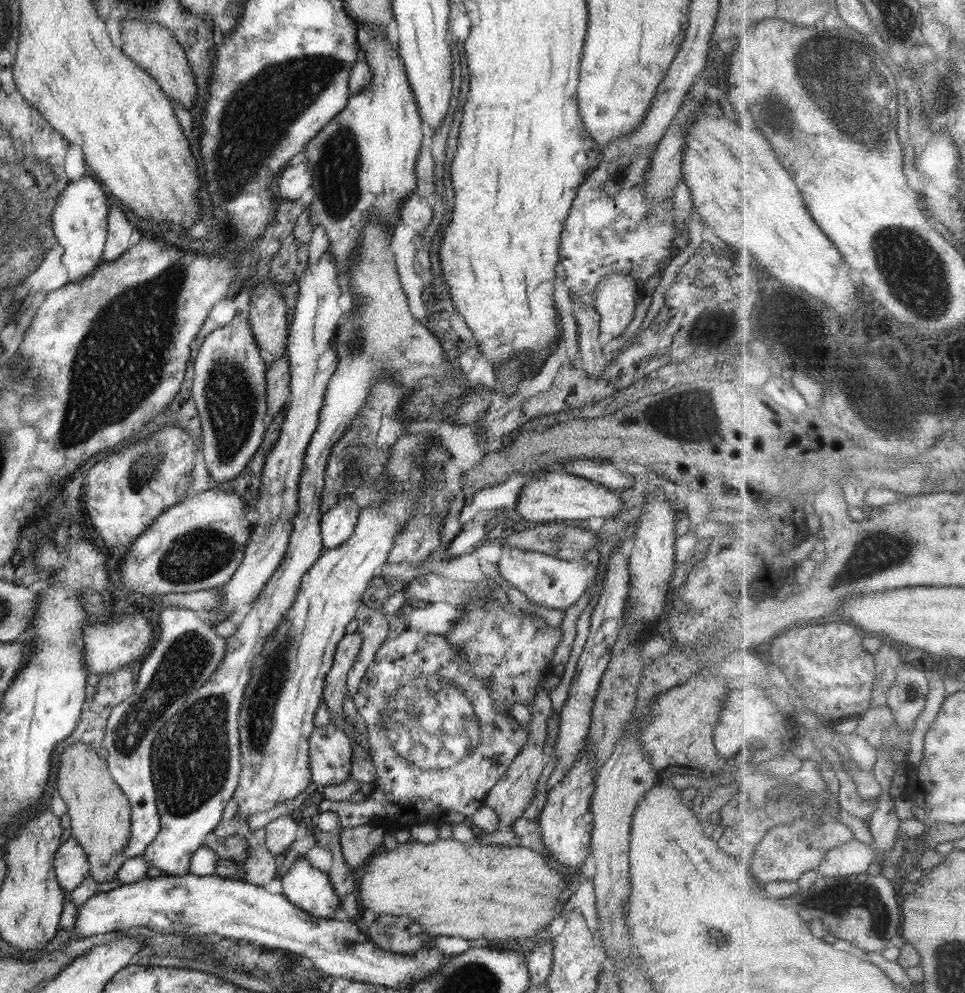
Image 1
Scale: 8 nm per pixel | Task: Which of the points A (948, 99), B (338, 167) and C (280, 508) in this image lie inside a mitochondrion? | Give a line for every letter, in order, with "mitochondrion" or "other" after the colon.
A: mitochondrion
B: mitochondrion
C: other

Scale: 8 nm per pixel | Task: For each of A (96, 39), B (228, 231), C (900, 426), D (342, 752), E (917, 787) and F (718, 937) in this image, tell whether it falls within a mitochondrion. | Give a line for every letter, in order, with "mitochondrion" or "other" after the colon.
A: other
B: other
C: mitochondrion
D: other
E: other
F: mitochondrion

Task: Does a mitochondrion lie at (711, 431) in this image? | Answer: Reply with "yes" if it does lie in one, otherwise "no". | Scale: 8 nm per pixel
yes

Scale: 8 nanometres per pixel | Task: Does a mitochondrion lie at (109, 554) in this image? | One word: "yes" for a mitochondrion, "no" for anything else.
no

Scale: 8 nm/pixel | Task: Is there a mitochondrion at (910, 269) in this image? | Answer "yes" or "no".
yes

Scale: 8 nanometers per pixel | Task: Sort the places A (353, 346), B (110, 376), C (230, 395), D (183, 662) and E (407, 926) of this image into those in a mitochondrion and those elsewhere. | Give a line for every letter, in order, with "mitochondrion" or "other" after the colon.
A: mitochondrion
B: mitochondrion
C: mitochondrion
D: mitochondrion
E: other

